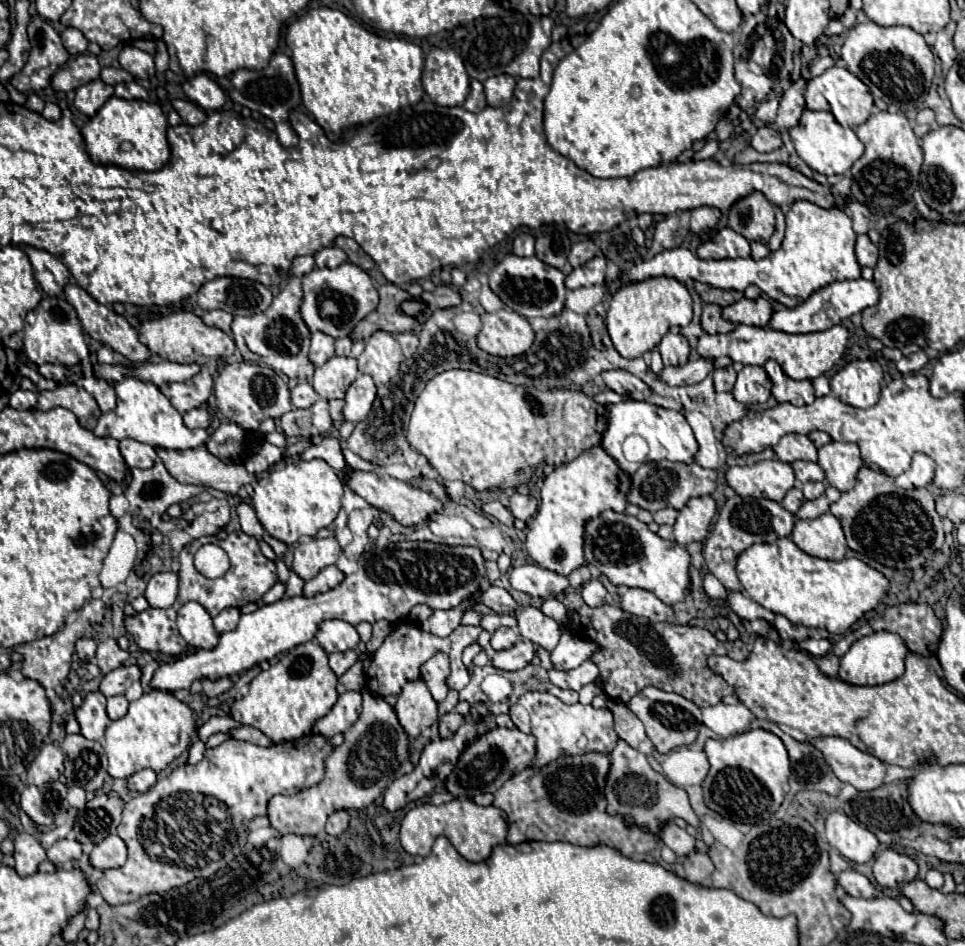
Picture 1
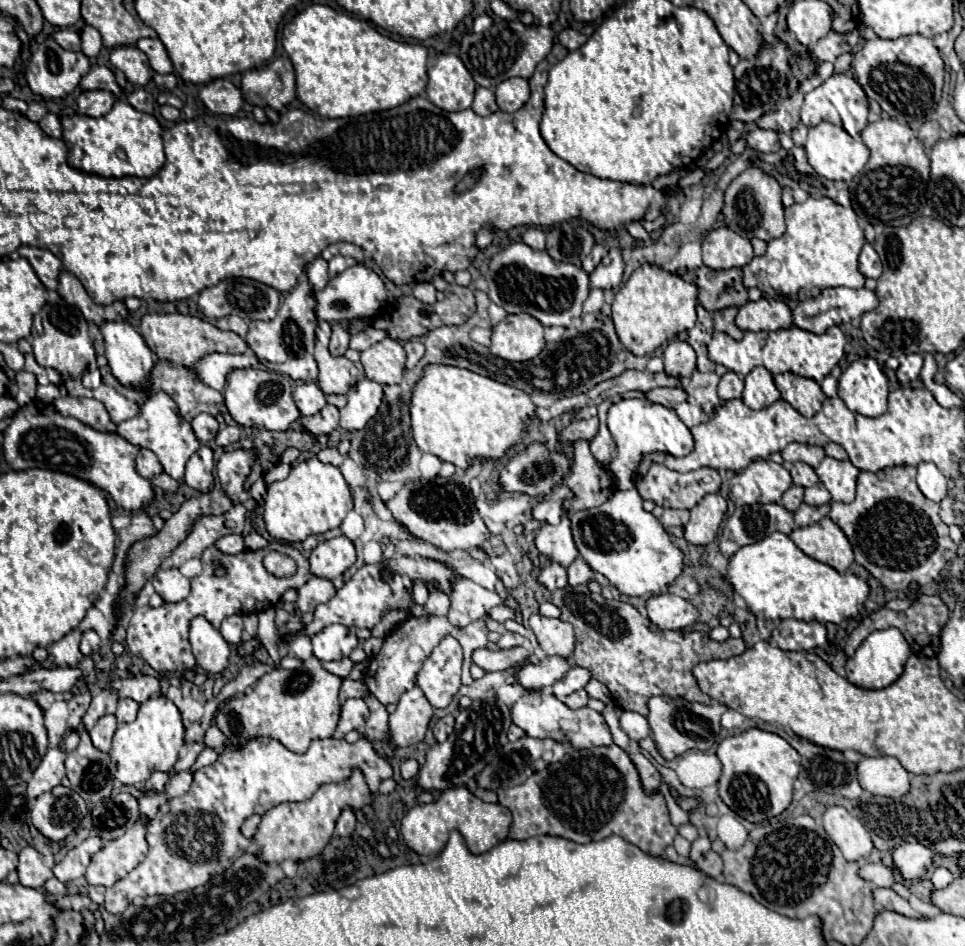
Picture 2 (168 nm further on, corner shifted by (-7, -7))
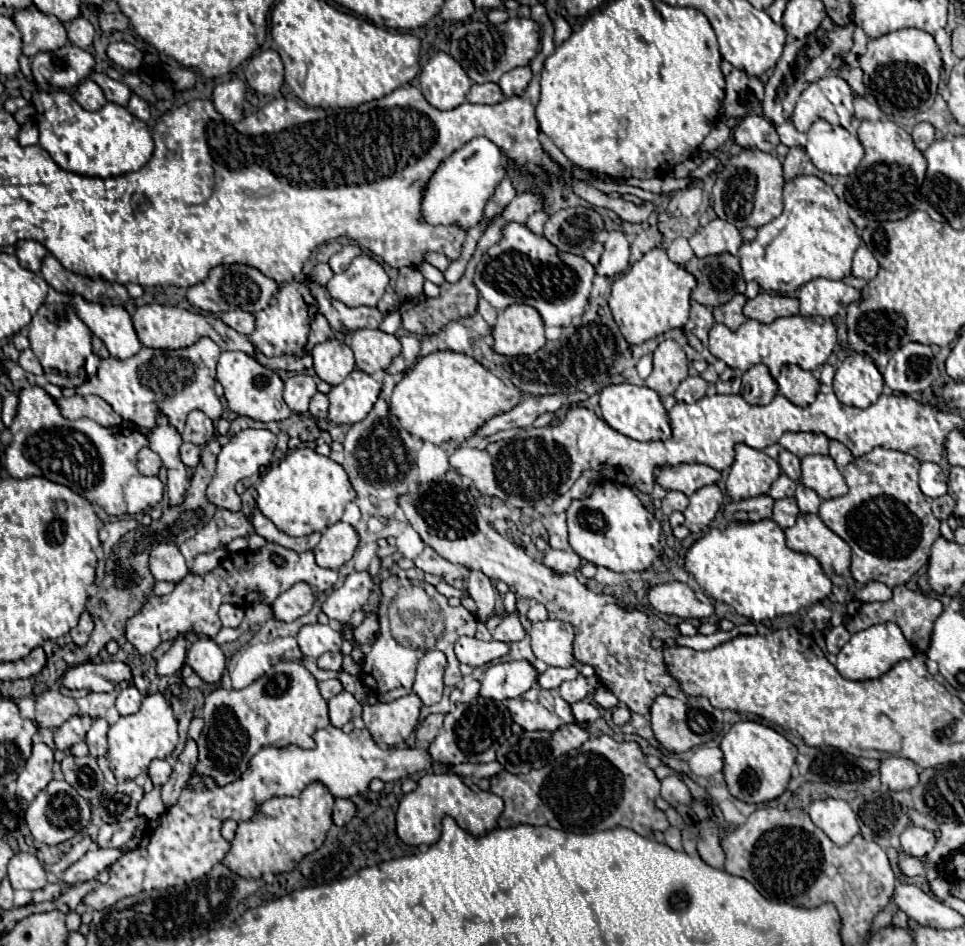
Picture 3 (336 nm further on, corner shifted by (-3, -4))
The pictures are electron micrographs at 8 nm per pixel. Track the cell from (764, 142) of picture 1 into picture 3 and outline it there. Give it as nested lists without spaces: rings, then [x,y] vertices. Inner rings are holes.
[[[746,115],[734,129],[734,141],[740,147],[754,147],[764,153],[772,153],[780,139],[774,125],[760,115]]]

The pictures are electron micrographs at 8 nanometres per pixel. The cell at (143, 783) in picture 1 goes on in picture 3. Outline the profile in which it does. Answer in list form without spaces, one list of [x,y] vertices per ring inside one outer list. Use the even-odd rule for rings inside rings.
[[[154,759],[154,761],[150,763],[148,775],[150,775],[150,779],[152,779],[154,787],[164,785],[164,783],[168,781],[170,773],[172,773],[172,767],[170,767],[170,763],[168,763],[168,761],[164,761],[164,759]]]

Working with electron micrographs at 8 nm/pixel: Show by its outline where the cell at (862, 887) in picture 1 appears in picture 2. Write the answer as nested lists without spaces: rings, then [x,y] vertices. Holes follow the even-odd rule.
[[[874,888],[872,890],[872,896],[874,896],[874,902],[878,908],[886,908],[886,910],[894,910],[898,914],[904,914],[904,916],[910,916],[910,918],[920,918],[918,912],[914,912],[910,908],[910,904],[900,898],[892,888]]]

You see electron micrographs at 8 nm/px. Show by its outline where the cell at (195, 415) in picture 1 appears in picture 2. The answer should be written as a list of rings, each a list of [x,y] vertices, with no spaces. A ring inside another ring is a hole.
[[[198,414],[194,420],[192,420],[192,428],[194,428],[194,434],[196,438],[206,444],[210,440],[216,438],[218,434],[218,422],[212,414]]]

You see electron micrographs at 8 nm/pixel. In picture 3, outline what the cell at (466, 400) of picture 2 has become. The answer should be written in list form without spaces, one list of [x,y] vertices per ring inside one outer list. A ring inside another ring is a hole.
[[[434,351],[420,357],[410,373],[406,371],[402,381],[394,387],[390,411],[414,437],[436,445],[448,441],[462,445],[476,433],[480,425],[484,425],[494,415],[510,411],[518,405],[518,401],[520,391],[492,375],[476,359],[454,351]]]

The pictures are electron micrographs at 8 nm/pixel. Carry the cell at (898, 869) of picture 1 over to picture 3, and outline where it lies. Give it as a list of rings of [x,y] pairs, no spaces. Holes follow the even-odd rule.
[[[908,825],[908,829],[904,829],[904,833],[900,835],[900,841],[902,841],[904,853],[914,855],[914,857],[922,857],[928,851],[932,851],[932,847],[936,845],[936,835],[928,829]]]

